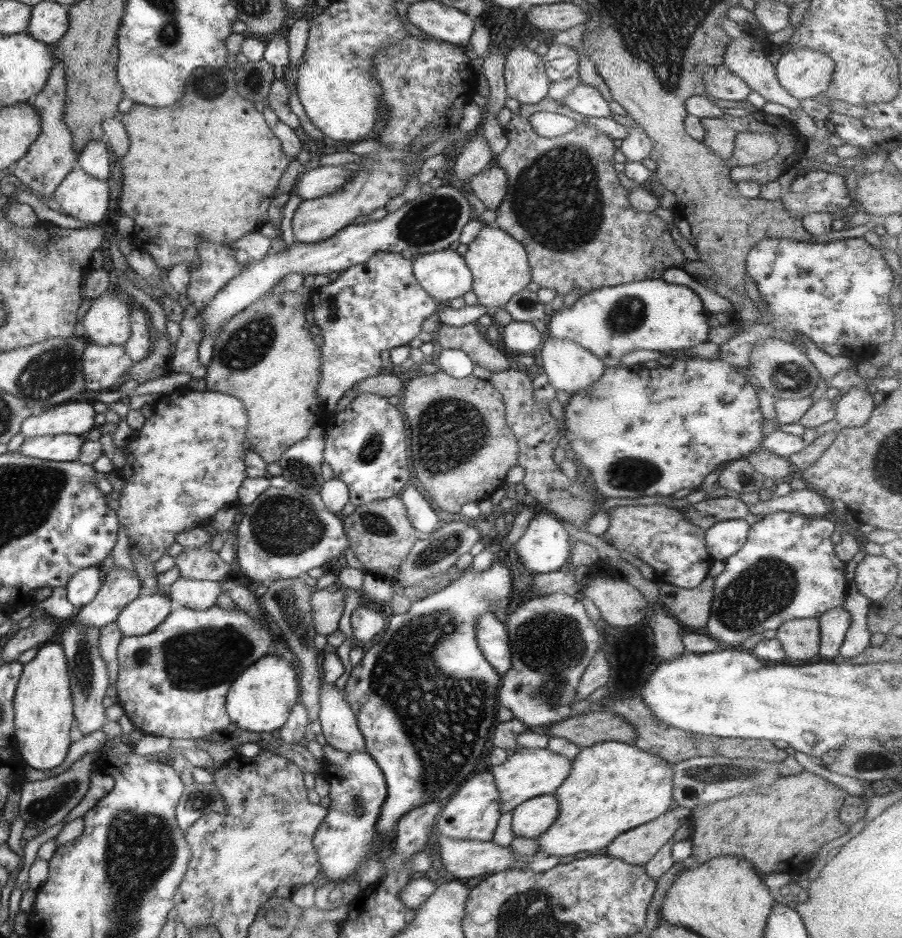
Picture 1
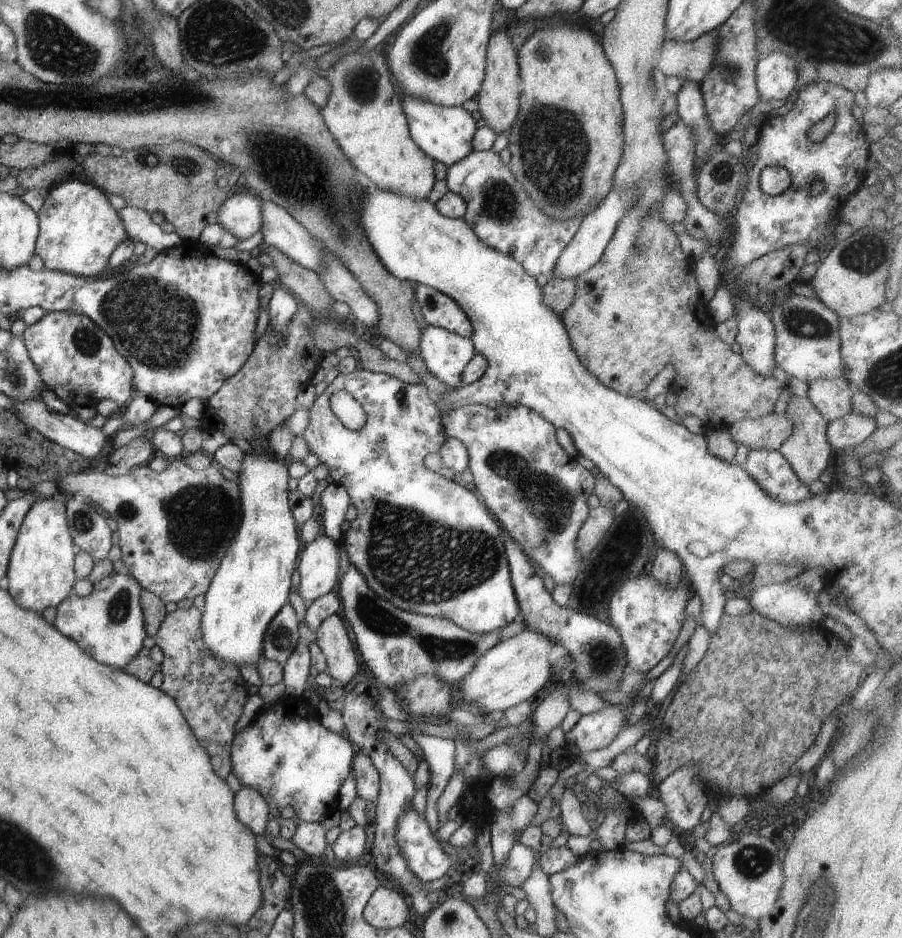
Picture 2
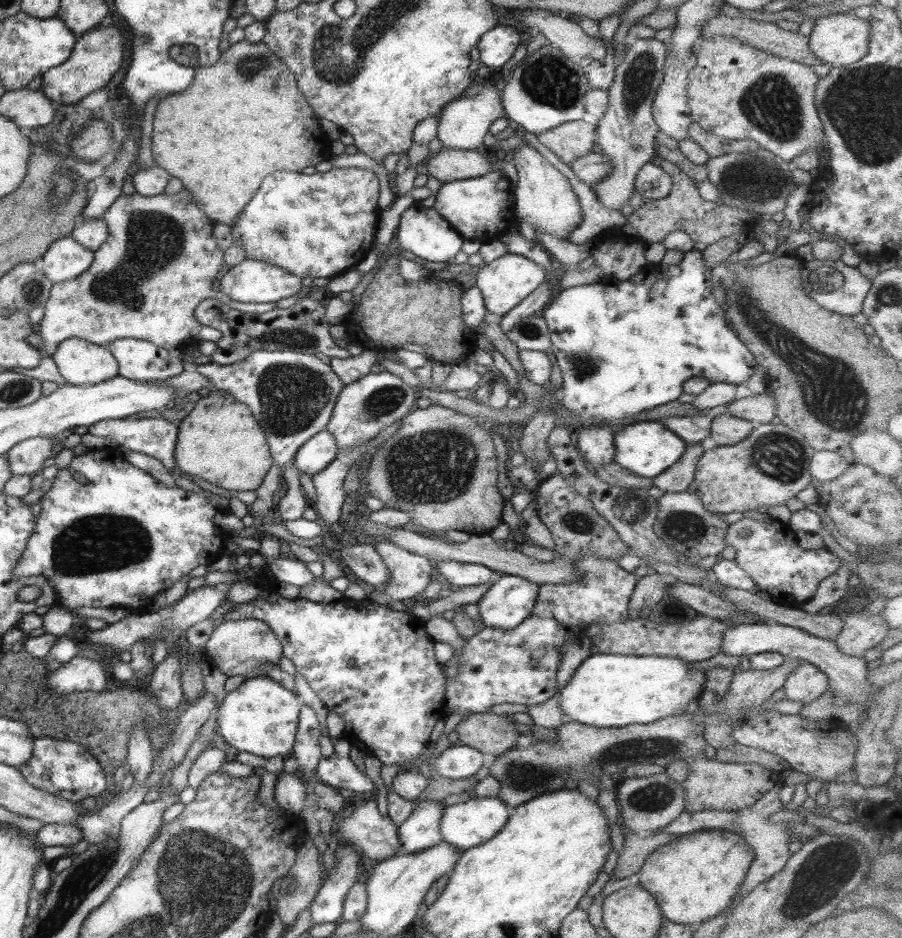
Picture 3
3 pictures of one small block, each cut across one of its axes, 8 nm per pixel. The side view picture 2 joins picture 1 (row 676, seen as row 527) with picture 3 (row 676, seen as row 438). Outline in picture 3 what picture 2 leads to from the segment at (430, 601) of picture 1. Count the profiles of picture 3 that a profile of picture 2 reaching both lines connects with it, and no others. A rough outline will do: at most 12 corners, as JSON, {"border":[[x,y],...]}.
{"border":[[260,594],[339,738],[403,765],[447,714],[424,619]]}

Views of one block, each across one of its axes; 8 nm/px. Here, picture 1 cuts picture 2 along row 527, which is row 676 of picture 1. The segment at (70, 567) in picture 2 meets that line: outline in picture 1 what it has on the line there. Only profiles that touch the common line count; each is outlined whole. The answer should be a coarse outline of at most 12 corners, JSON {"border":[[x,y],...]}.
{"border":[[60,643],[23,664],[12,706],[17,751],[53,770],[74,719]]}

